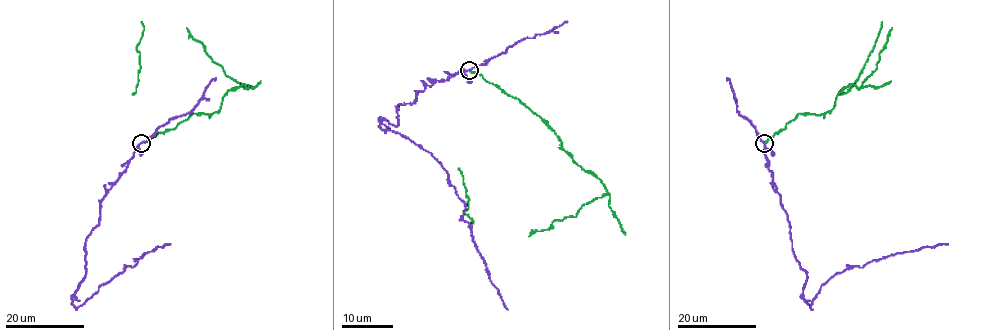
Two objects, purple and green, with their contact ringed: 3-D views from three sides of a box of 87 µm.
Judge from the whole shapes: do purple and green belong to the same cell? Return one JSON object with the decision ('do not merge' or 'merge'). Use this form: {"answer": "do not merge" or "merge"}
{"answer": "do not merge"}

